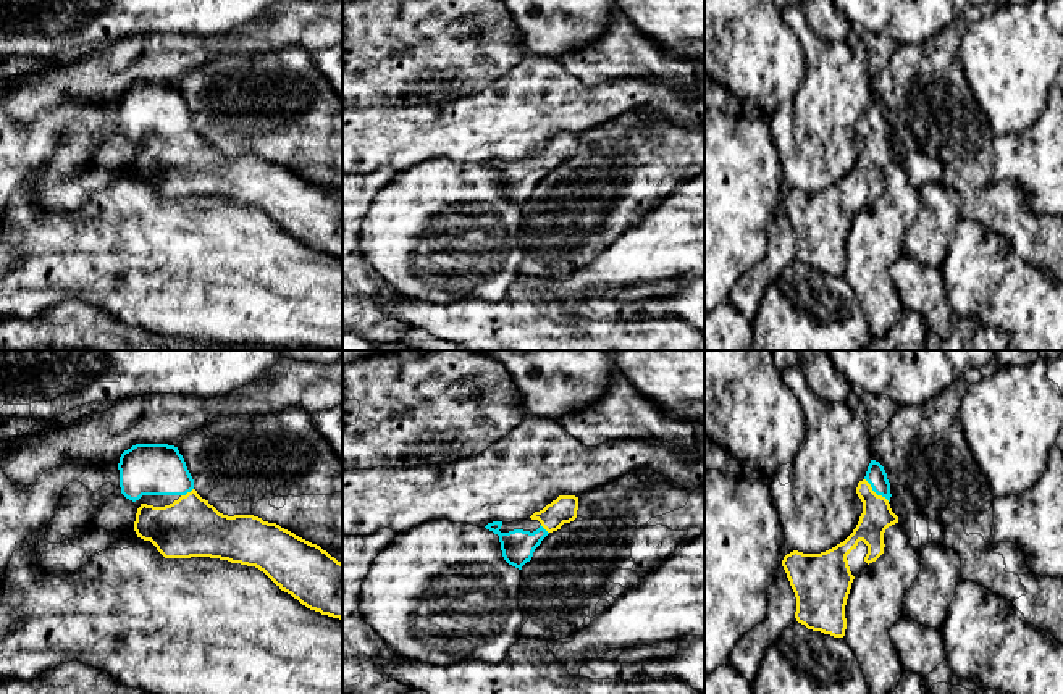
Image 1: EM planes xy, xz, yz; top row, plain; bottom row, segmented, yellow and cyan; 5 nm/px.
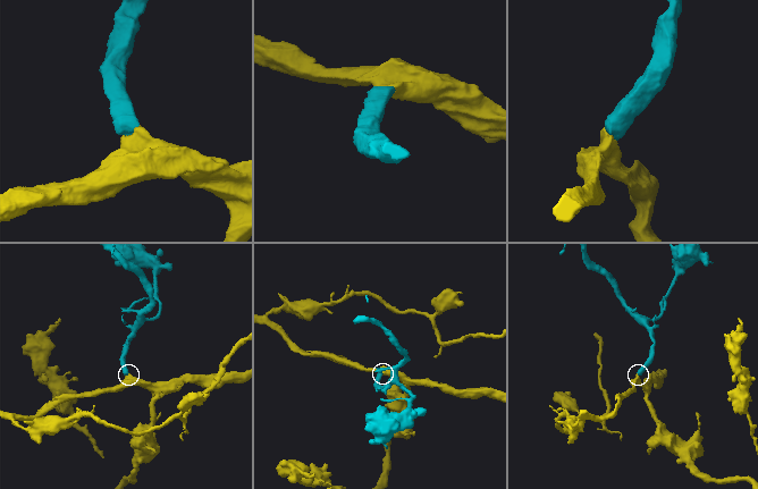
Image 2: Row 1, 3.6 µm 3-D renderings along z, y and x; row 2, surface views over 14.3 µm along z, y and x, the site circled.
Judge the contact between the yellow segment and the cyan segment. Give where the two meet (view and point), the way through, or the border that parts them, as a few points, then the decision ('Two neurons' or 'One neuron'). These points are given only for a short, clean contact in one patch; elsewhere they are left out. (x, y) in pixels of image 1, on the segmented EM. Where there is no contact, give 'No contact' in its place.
Touches yellow at yz (874, 493). Path across: yz (876, 517), (874, 493), (876, 476). One neuron

